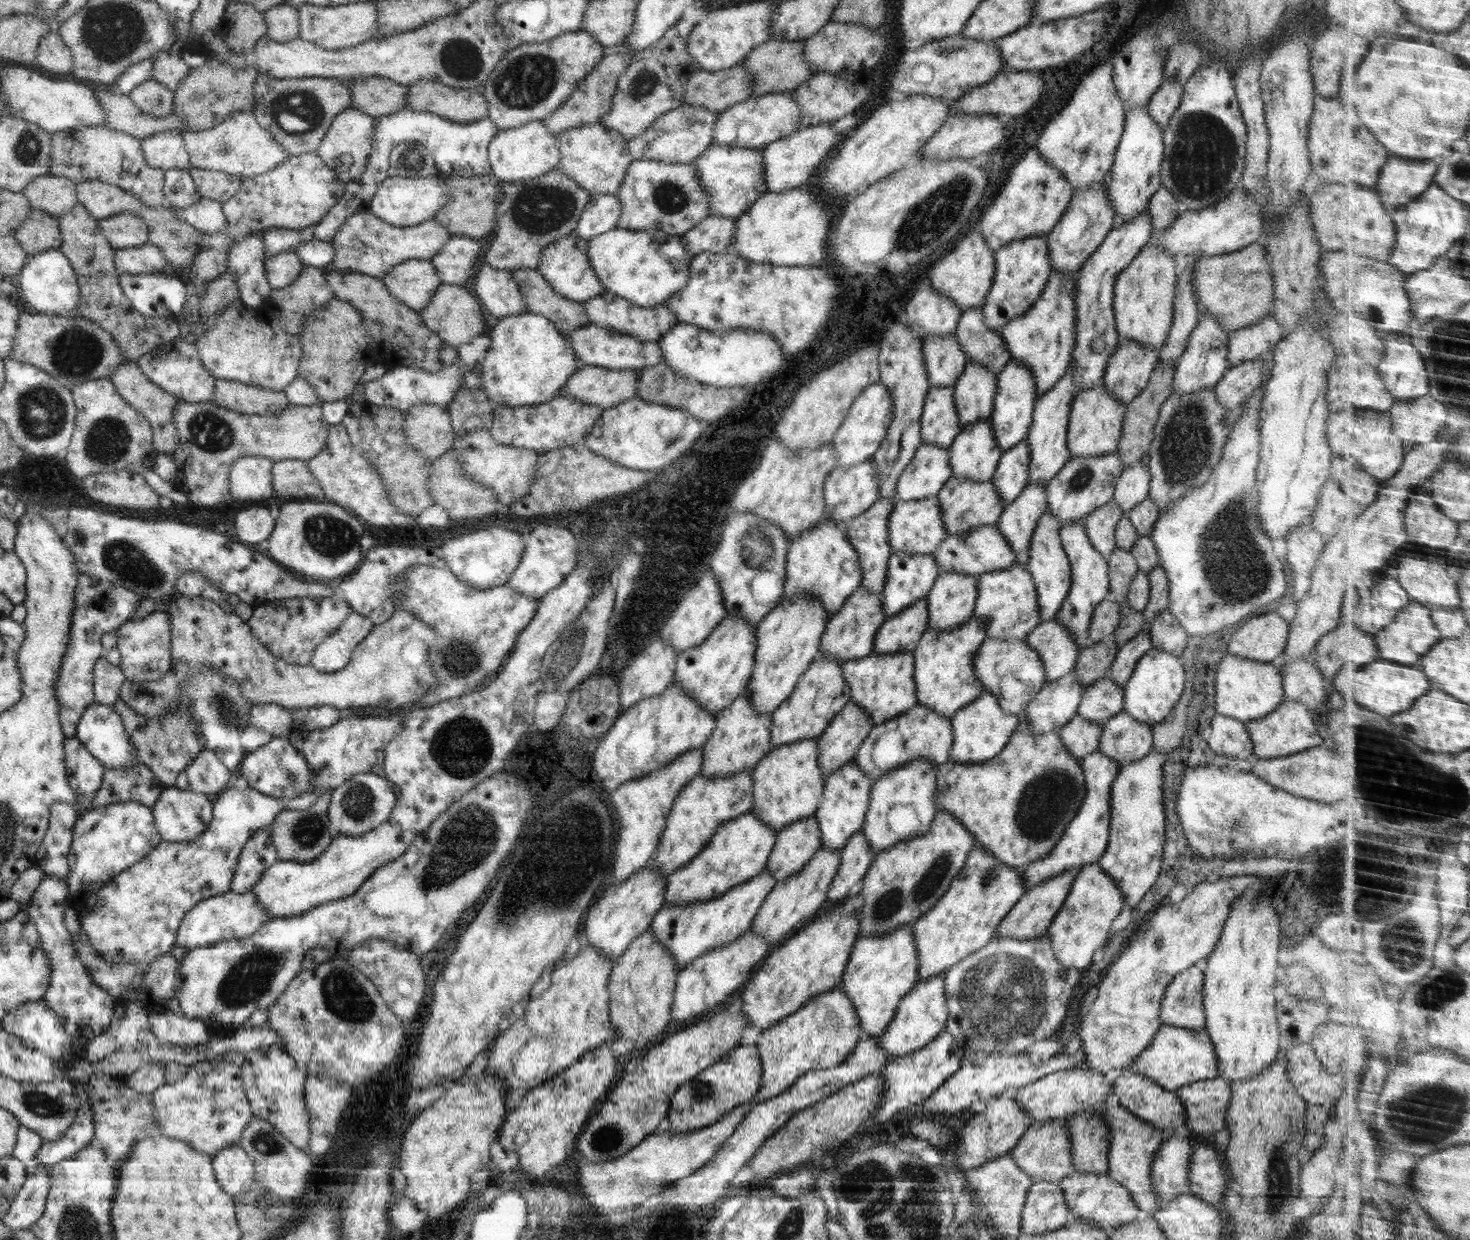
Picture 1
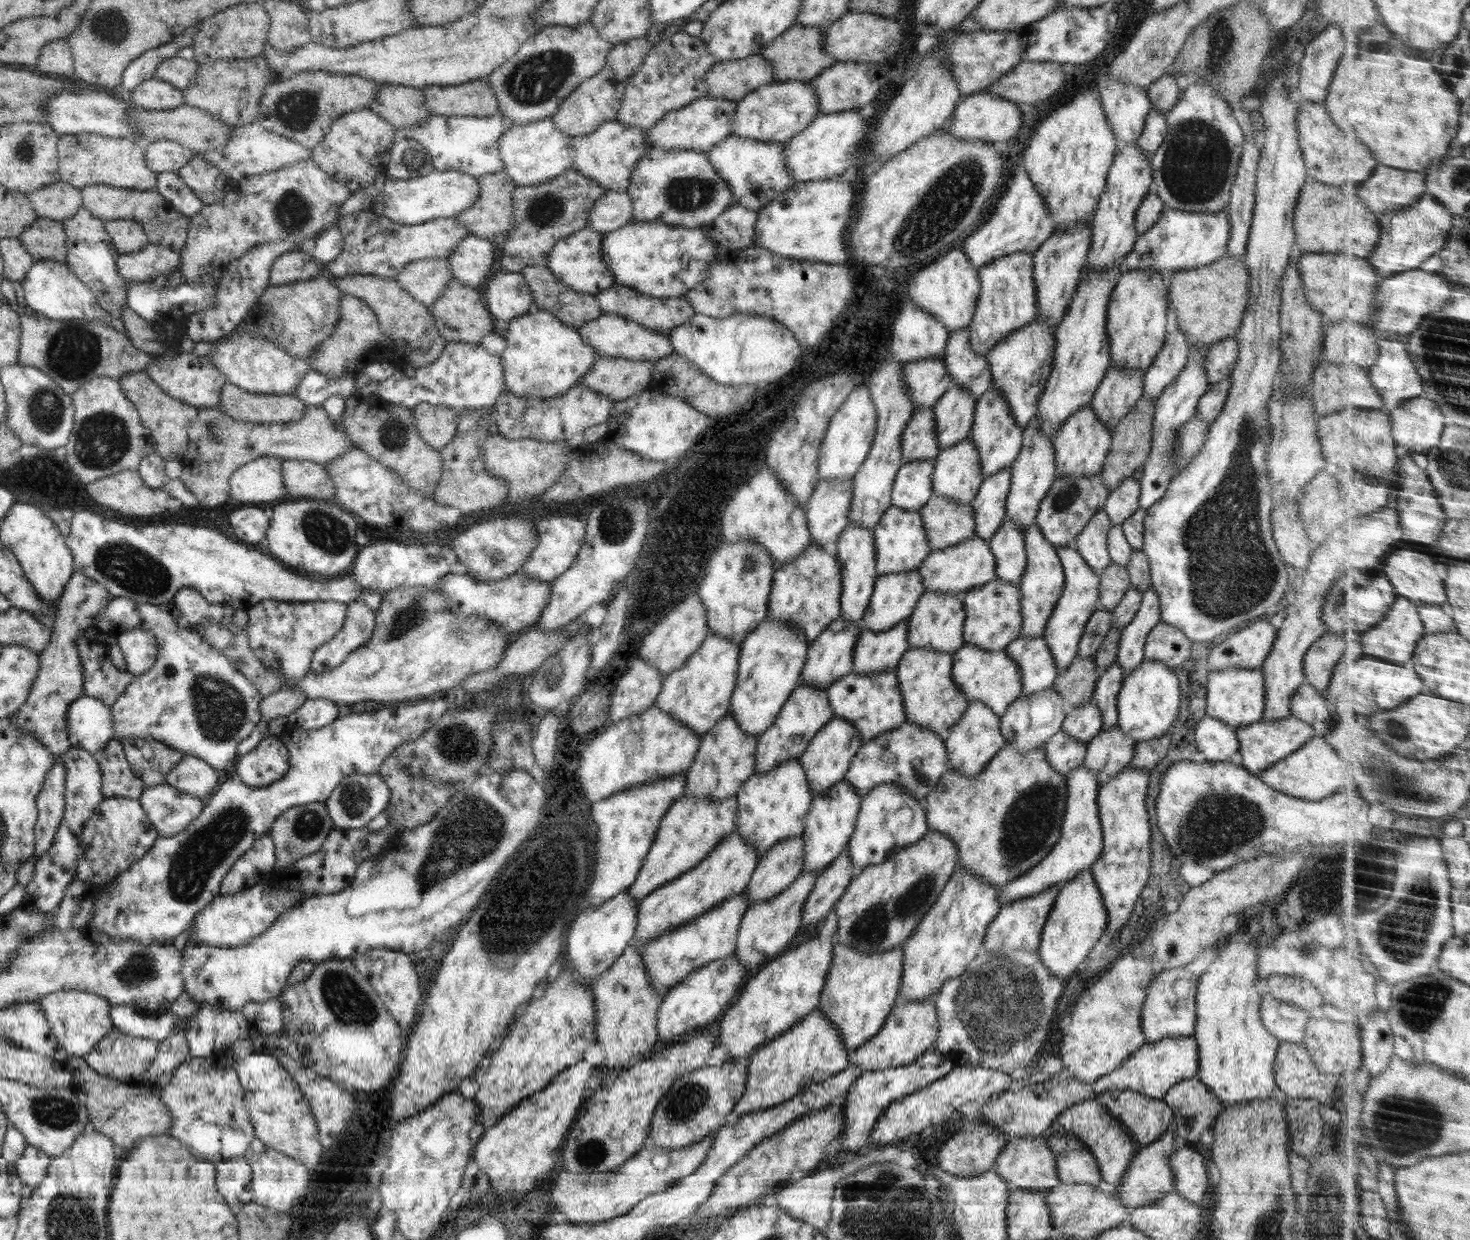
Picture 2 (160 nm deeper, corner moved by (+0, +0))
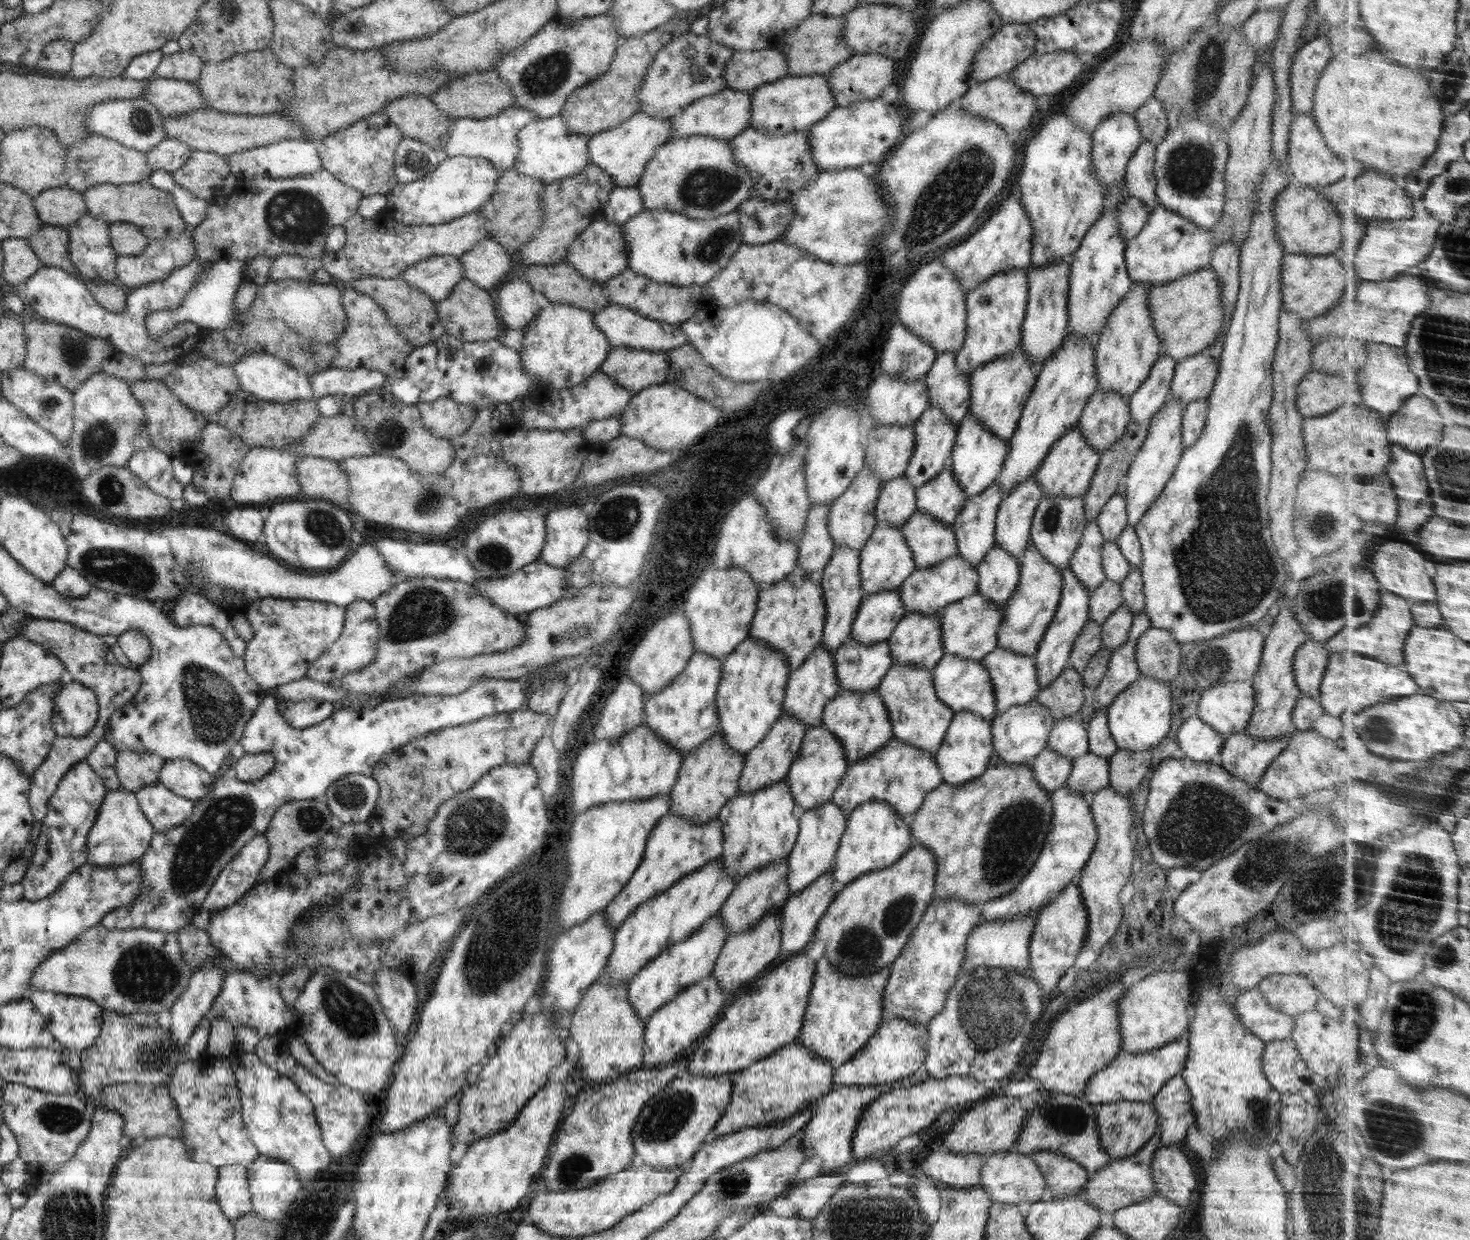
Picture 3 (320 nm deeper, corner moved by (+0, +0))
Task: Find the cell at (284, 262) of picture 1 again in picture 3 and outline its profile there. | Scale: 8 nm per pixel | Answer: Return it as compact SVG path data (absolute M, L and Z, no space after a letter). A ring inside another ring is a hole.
M281 254L273 259L269 278L272 281L298 279L322 284L335 283L331 274L326 272L321 259L300 254Z

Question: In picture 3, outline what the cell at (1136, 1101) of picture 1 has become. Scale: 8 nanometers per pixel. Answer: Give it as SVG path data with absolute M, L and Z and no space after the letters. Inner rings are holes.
M1117 1101L1095 1106L1098 1136L1112 1160L1126 1158L1140 1150L1157 1130L1158 1115L1152 1102Z

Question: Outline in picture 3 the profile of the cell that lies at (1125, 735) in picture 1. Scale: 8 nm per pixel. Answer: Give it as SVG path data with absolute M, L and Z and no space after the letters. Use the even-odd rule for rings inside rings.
M1091 752L1075 758L1065 784L1086 798L1095 795L1109 786L1109 758Z

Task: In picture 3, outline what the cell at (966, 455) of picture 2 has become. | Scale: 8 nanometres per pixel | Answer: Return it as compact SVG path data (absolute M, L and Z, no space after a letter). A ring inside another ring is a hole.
M949 465L936 477L922 483L915 491L917 510L937 518L944 524L953 524L968 500L953 477Z

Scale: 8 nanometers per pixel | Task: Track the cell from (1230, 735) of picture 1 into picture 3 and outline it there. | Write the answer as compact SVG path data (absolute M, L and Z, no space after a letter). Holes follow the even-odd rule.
M1197 716L1188 718L1177 732L1178 746L1185 756L1220 764L1224 737Z

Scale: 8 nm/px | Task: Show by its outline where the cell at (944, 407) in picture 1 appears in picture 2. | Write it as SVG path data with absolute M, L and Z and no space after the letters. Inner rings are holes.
M916 408L901 436L903 462L934 460L939 450L933 408Z

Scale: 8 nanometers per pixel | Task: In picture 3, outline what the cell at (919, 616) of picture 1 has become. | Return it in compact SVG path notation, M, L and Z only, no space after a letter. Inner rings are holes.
M848 639L833 652L840 692L866 693L876 689L893 665L888 641L860 644Z

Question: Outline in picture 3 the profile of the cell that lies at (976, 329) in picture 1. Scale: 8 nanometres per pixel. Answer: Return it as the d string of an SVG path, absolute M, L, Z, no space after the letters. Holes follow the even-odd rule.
M956 353L938 354L925 375L929 404L939 408L956 427L969 413L969 377L956 365Z

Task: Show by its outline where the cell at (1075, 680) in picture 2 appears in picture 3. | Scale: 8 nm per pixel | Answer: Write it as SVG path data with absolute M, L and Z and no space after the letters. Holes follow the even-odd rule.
M1068 666L1048 686L1043 687L1034 700L1051 710L1055 721L1077 715L1086 700L1081 673Z

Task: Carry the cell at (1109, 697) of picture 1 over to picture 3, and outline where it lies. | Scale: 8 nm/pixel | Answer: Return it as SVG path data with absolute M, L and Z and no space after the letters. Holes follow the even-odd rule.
M1077 714L1055 721L1047 746L1062 756L1075 759L1089 752L1088 739L1086 724Z

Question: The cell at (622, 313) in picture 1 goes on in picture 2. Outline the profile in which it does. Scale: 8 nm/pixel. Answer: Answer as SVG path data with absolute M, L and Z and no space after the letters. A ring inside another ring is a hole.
M613 283L612 286L602 290L595 297L602 313L619 314L620 316L629 318L631 321L638 322L645 329L661 333L668 333L675 326L688 322L697 313L694 307L691 306L690 301L687 301L685 295L665 299L647 297L637 293L630 287L619 285L618 283Z

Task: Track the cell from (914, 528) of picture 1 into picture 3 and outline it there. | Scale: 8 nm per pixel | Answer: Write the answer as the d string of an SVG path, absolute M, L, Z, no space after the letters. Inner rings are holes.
M878 522L868 542L859 549L860 575L862 576L862 597L901 587L916 570L914 555L906 544L901 526L890 526L890 522Z

